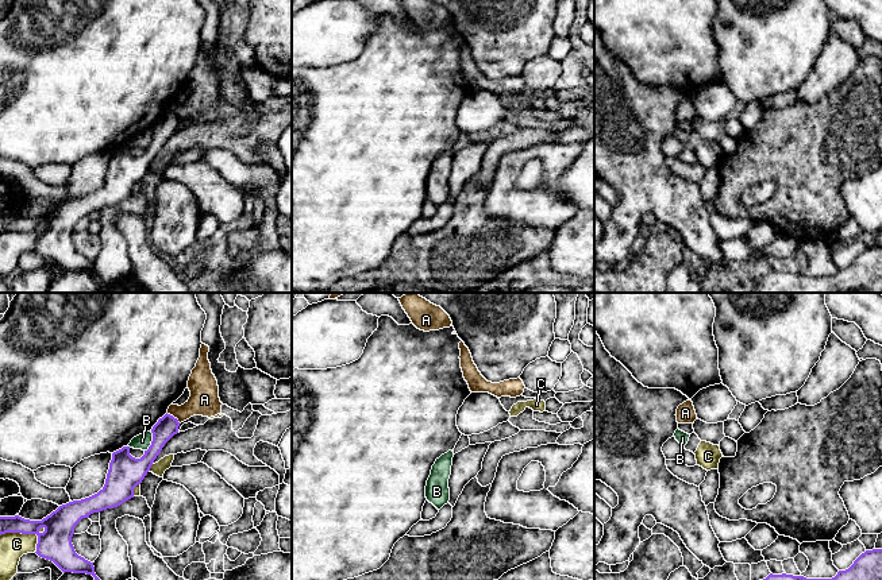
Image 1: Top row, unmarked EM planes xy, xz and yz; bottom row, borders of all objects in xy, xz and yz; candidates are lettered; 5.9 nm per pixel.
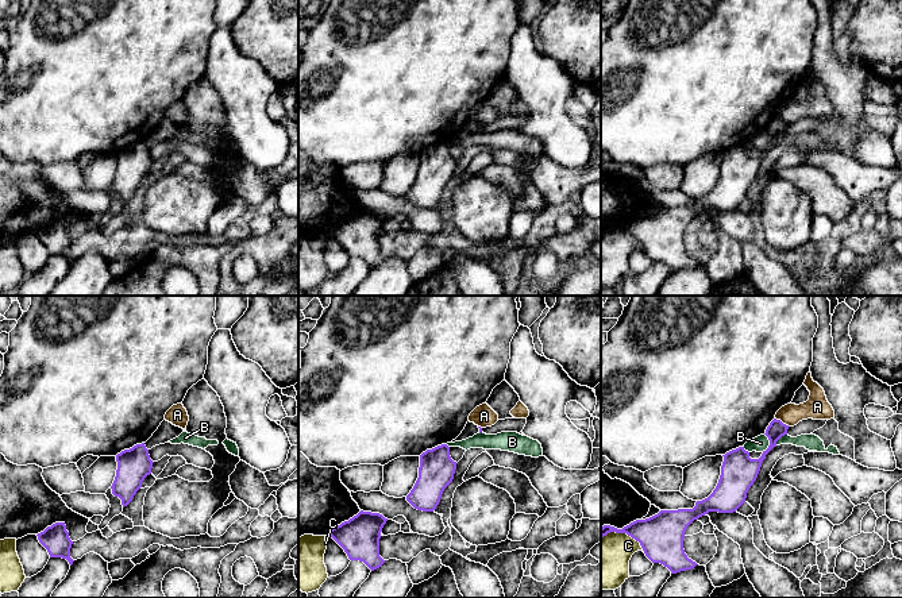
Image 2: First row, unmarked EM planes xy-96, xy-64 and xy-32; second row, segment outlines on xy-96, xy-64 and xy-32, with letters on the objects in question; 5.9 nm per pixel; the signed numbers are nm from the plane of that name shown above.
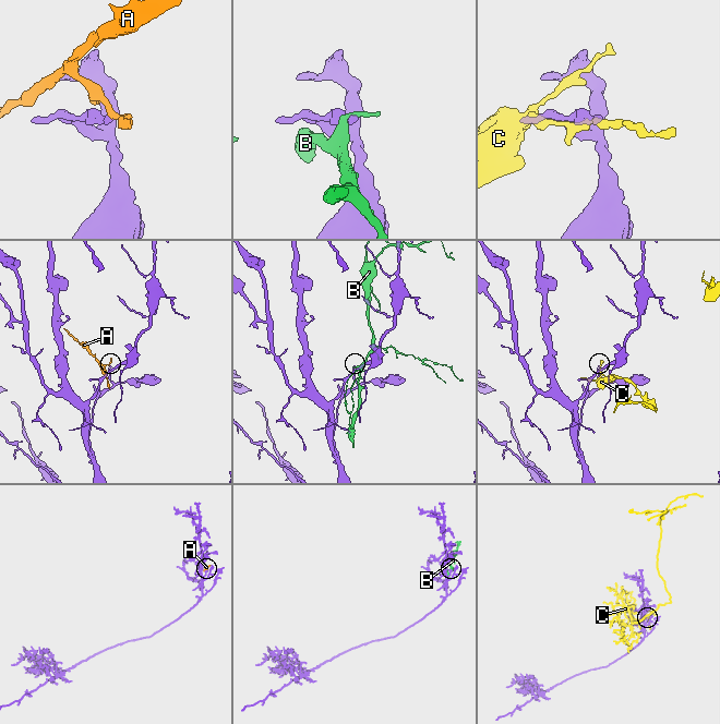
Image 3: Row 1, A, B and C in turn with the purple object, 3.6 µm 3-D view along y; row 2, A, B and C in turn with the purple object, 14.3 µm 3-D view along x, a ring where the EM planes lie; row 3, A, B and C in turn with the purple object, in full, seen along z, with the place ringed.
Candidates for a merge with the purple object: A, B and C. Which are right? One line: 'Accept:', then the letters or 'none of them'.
Accept: none of them

